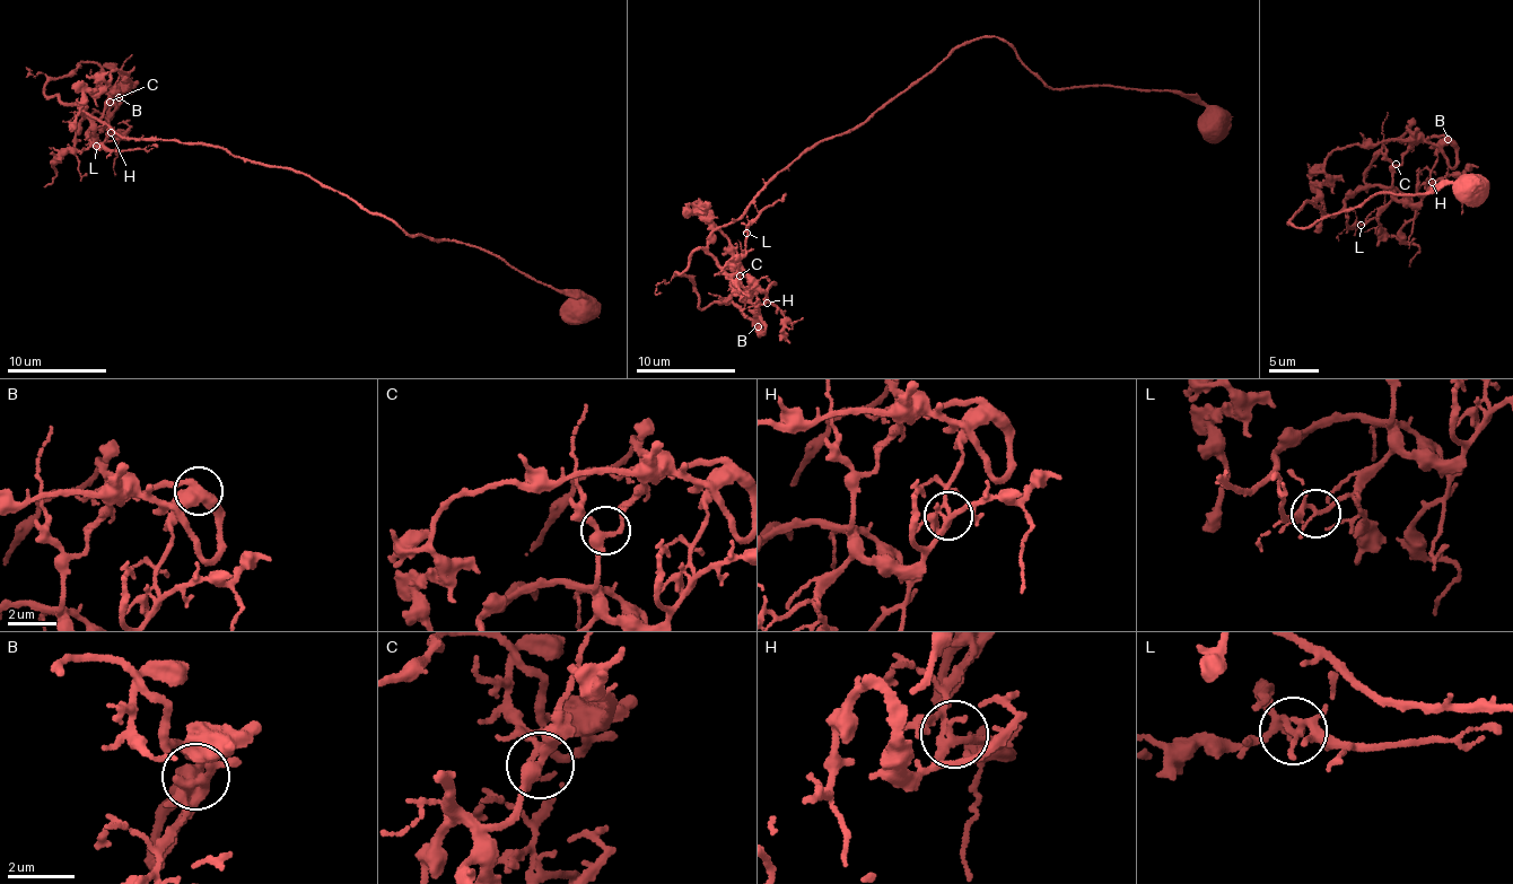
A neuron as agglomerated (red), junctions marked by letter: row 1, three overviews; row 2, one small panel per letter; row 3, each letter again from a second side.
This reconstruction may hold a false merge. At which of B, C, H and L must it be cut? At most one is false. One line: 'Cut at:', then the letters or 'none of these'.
Cut at: none of these

